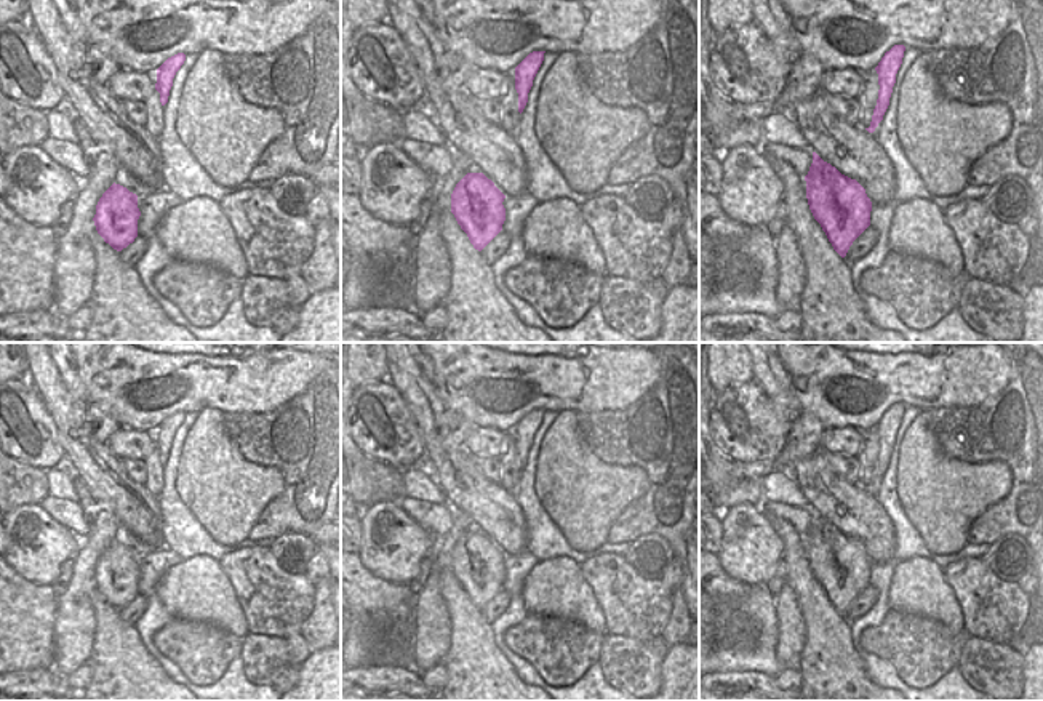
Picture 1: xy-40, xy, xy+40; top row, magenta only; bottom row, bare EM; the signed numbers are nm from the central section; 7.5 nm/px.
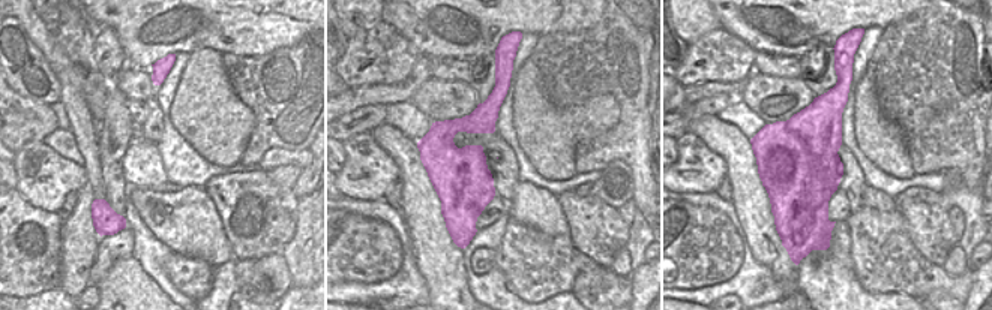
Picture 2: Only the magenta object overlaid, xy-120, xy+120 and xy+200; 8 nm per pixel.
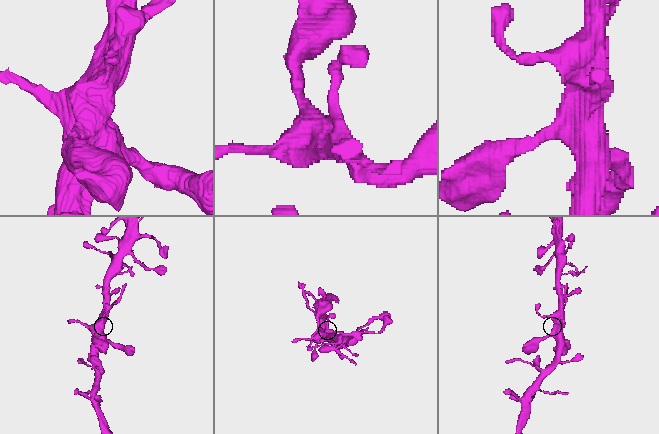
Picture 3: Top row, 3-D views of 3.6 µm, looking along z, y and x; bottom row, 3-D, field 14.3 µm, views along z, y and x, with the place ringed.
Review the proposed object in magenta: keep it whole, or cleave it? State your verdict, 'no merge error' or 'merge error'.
no merge error

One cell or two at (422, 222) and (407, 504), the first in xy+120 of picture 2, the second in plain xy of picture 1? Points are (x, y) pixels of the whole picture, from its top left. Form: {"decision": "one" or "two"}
{"decision": "two"}

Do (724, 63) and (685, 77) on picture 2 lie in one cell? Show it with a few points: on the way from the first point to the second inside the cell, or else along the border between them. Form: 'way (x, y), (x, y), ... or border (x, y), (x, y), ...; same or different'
way (715, 63), (694, 69); same

